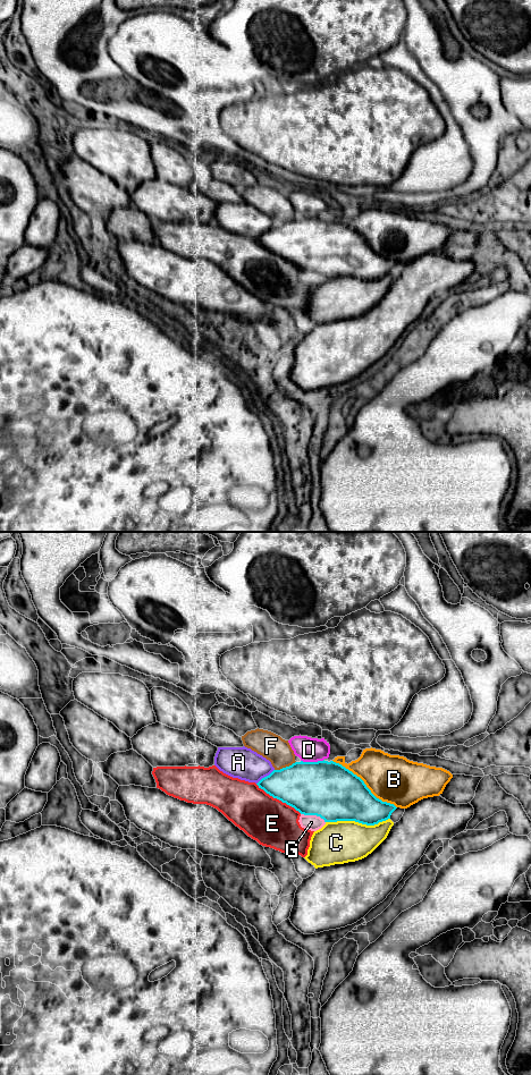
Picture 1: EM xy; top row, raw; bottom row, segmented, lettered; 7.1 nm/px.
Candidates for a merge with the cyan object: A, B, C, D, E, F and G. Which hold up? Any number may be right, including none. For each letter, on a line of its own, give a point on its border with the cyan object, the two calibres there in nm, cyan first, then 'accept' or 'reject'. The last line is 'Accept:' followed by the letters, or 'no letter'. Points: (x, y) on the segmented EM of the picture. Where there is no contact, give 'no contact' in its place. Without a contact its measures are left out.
A: xy (264, 777) | 300/220 nm | reject
B: xy (364, 784) | 400/340 nm | reject
C: xy (357, 821) | 380/300 nm | reject
D: xy (312, 762) | 400/180 nm | reject
E: xy (278, 798) | 380/340 nm | reject
F: xy (286, 767) | 380/190 nm | reject
G: xy (313, 814) | 400/110 nm | accept
Accept: G

